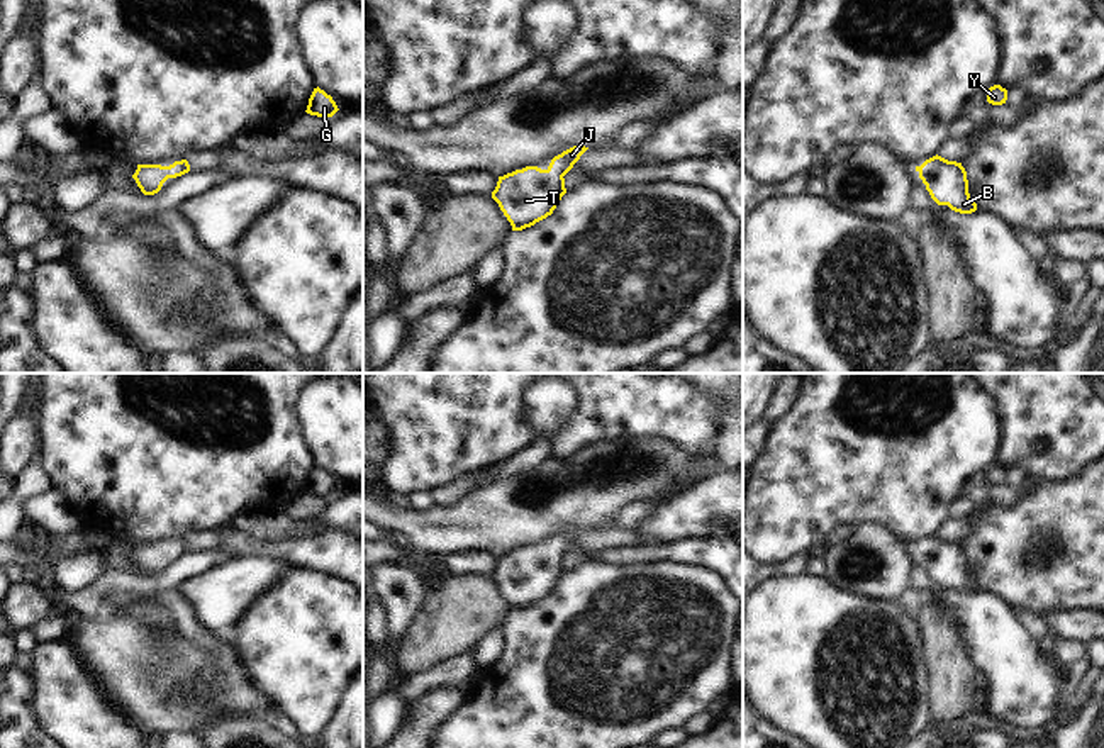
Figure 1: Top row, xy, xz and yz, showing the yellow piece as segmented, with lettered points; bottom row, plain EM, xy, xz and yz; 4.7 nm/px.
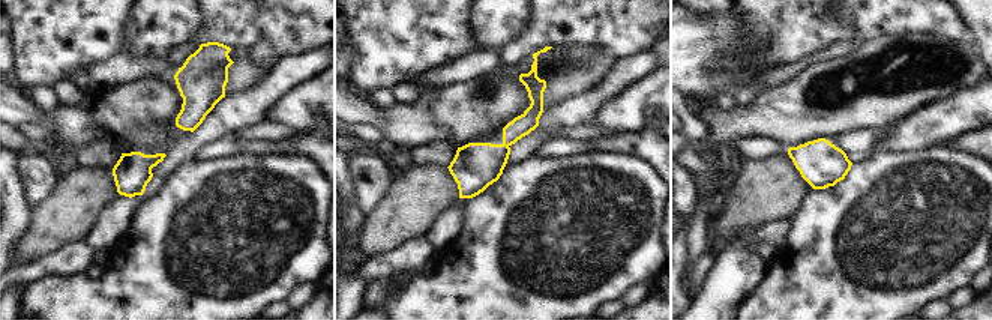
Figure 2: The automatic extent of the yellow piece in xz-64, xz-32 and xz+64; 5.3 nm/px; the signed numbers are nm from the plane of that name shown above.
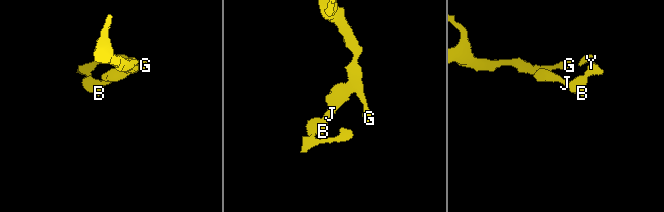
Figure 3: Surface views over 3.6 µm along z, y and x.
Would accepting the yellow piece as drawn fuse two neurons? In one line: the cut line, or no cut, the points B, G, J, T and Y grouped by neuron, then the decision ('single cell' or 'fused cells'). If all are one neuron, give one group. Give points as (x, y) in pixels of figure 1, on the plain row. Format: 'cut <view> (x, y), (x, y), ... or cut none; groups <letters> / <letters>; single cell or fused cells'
cut none; groups B G J T Y; single cell

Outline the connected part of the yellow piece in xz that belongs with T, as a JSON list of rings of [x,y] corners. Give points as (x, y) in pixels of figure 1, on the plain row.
[[[578,524],[555,536],[546,550],[526,546],[499,556],[492,578],[512,606],[522,611],[553,594],[566,573],[565,555],[588,528]]]

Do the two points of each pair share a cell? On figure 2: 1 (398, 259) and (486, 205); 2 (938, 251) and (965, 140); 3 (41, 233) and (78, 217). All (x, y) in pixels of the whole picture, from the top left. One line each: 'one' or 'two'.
1: two
2: two
3: one

